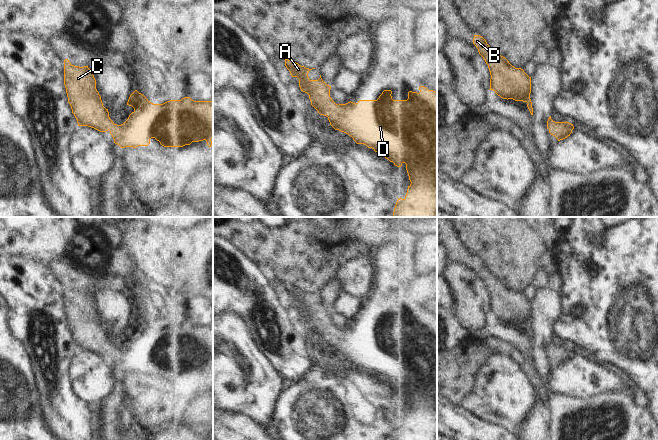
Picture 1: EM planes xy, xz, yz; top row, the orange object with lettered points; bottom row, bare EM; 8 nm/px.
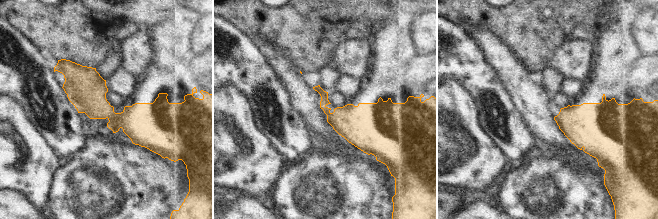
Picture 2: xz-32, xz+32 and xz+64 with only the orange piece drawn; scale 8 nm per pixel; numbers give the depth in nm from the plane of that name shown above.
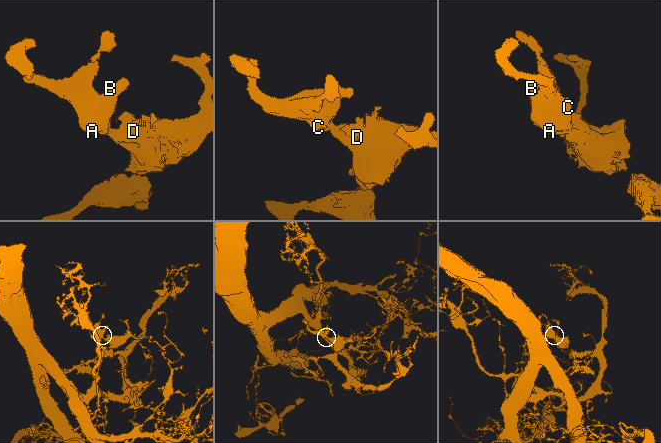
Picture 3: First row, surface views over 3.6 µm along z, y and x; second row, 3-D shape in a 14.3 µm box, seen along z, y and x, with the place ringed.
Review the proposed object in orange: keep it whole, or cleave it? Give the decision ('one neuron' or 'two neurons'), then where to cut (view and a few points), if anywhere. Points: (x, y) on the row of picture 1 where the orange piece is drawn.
one neuron; cut none

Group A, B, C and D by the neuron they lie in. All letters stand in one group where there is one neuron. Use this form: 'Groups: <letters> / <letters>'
Groups: A B C D.

